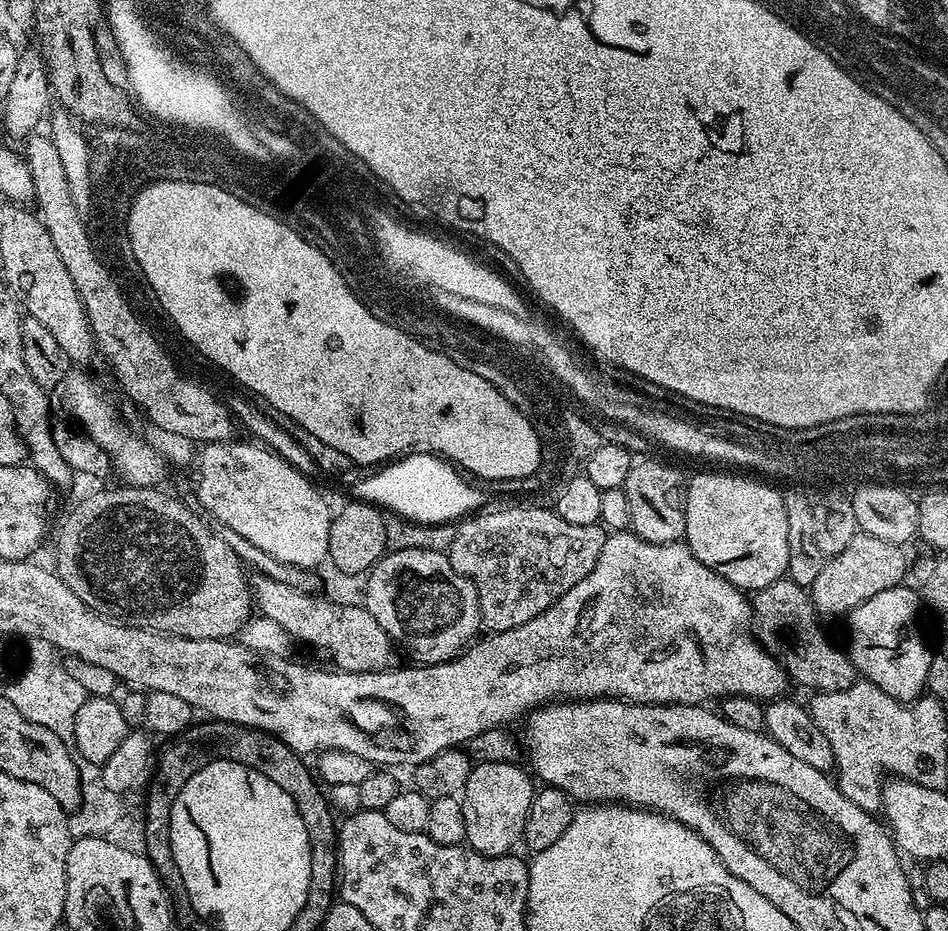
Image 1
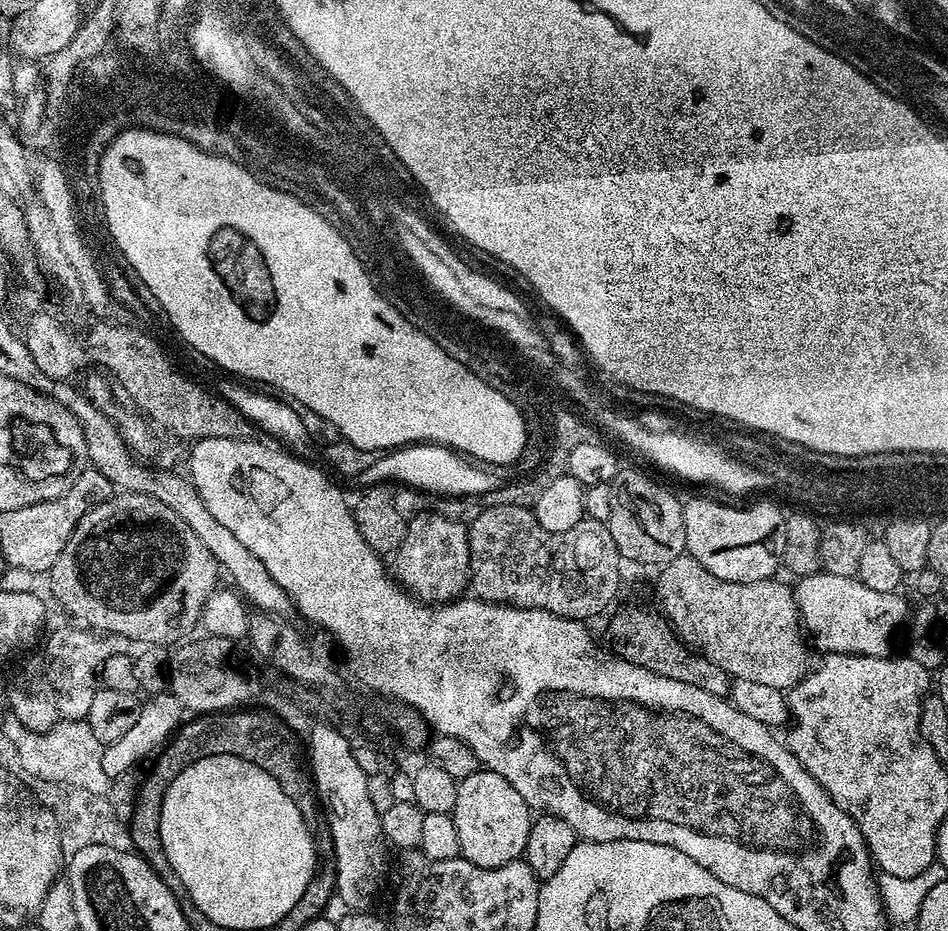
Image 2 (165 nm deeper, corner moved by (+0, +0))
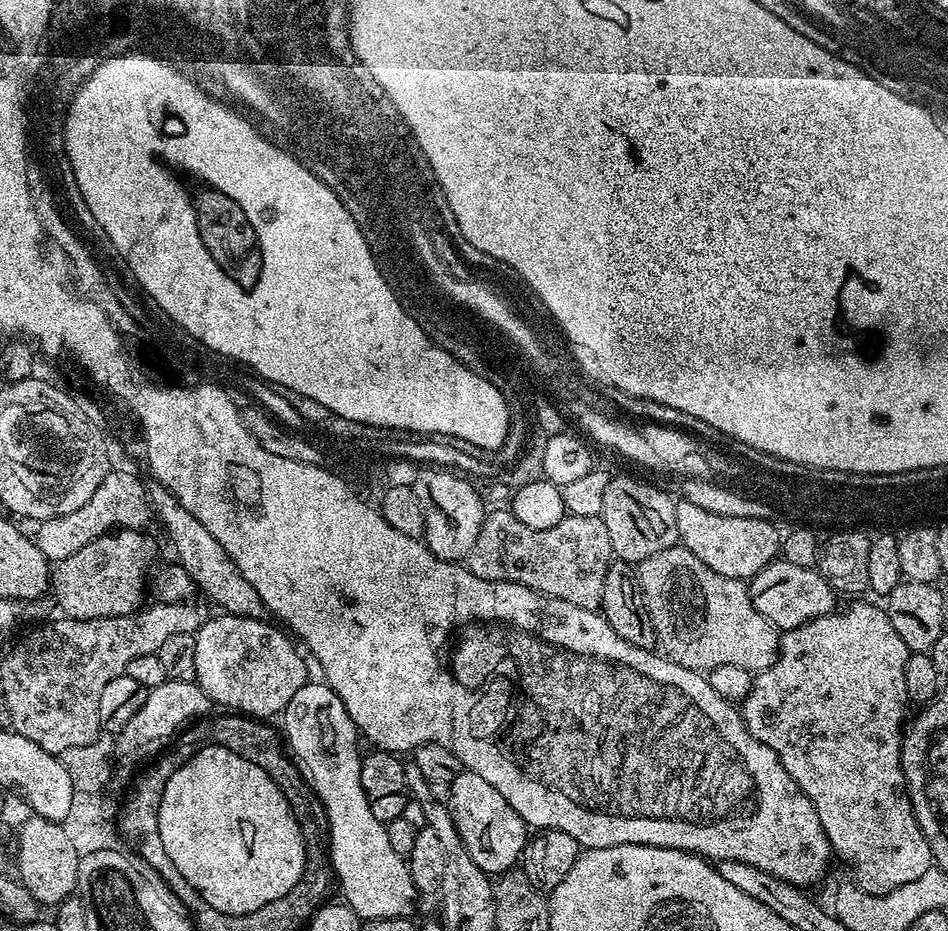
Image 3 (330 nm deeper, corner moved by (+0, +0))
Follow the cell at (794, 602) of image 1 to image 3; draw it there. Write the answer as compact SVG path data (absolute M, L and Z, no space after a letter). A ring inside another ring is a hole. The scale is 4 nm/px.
M677 546L658 550L641 564L635 565L636 585L646 602L646 614L654 626L656 648L659 655L691 672L707 673L714 667L733 665L753 674L765 672L780 653L781 633L758 610L754 610L748 593L748 585L738 578L726 578L718 570L710 570L702 558L698 558L689 548Z

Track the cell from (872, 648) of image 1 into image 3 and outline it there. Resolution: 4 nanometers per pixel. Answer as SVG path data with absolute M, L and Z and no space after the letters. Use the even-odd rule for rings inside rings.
M782 558L772 560L758 574L747 581L748 593L752 599L754 610L762 614L781 633L802 626L808 620L824 616L837 607L838 593L830 587L826 578L815 568L794 566L794 562L786 562Z

